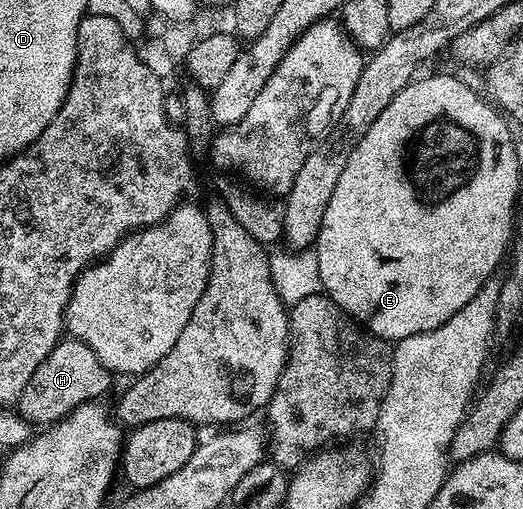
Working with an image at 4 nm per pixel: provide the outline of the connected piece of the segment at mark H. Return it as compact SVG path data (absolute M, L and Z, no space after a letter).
M61 339L30 375L30 381L26 383L18 402L18 412L29 426L55 425L77 405L103 398L103 393L108 389L108 377L110 371L85 341Z

